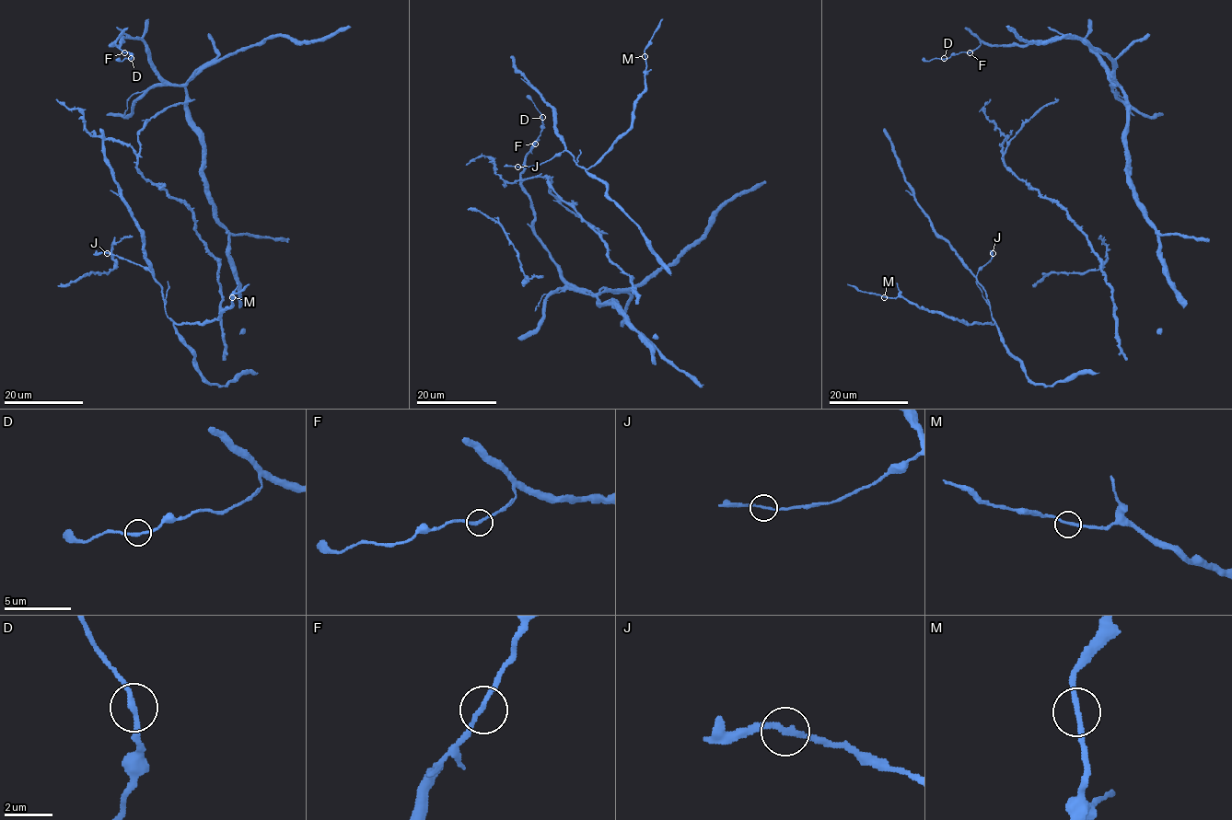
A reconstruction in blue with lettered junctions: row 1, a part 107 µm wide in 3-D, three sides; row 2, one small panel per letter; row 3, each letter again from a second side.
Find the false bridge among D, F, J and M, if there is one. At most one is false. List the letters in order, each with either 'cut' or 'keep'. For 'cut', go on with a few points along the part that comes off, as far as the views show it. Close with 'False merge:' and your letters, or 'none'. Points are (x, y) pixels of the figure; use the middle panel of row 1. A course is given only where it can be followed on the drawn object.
D: keep
F: keep
J: keep
M: keep
False merge: none

